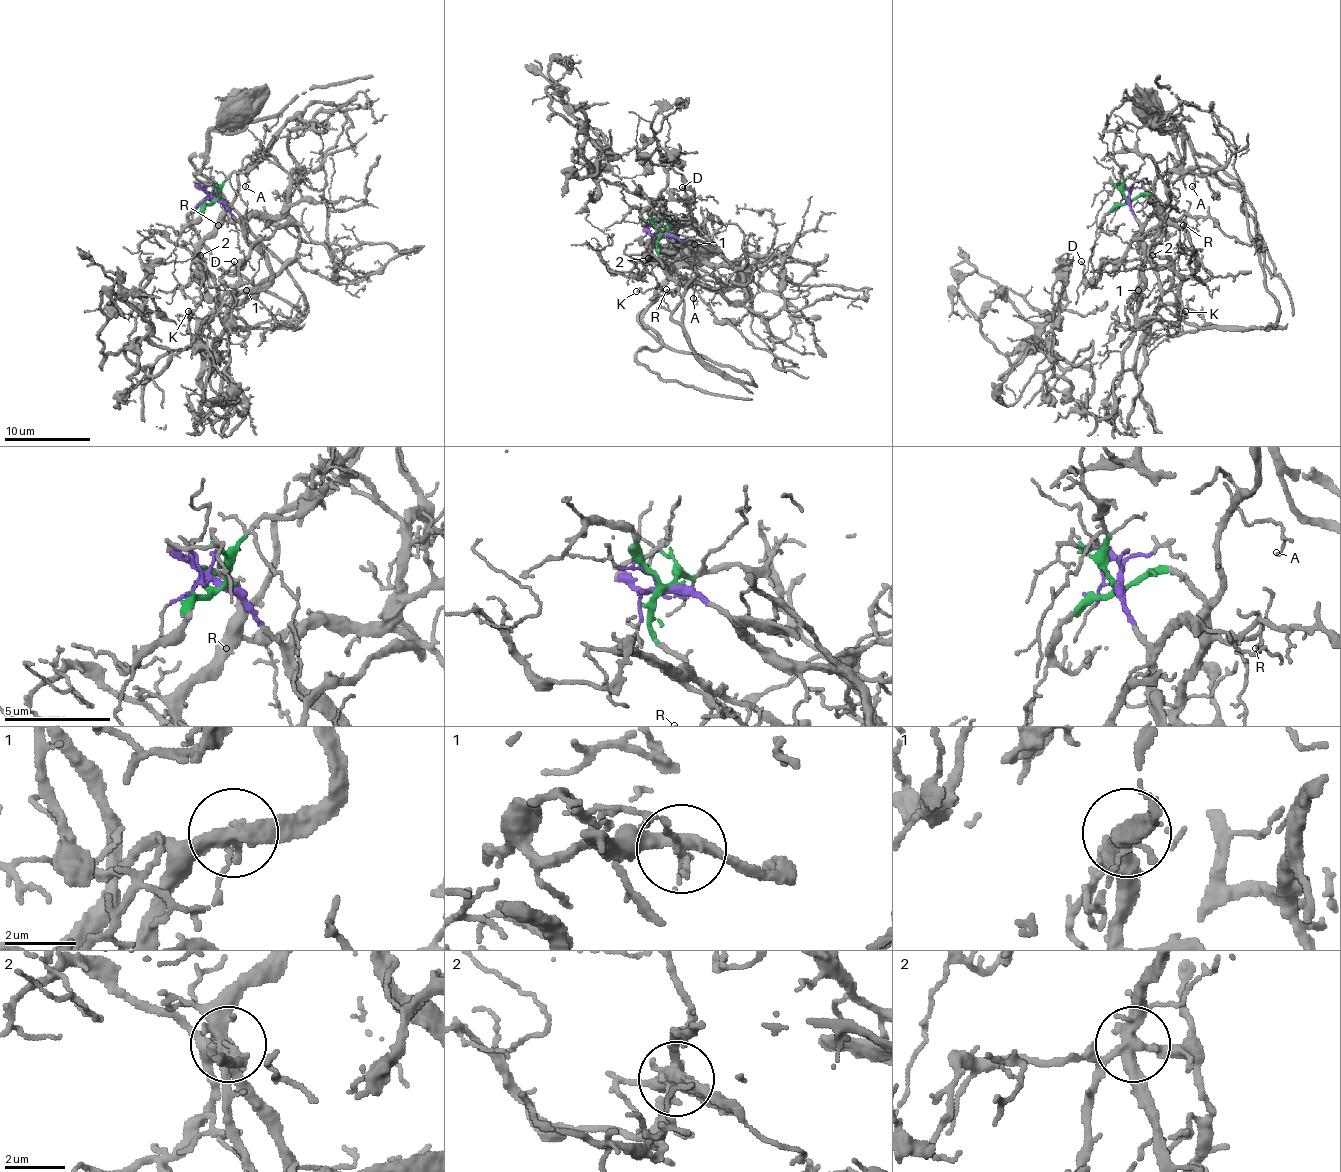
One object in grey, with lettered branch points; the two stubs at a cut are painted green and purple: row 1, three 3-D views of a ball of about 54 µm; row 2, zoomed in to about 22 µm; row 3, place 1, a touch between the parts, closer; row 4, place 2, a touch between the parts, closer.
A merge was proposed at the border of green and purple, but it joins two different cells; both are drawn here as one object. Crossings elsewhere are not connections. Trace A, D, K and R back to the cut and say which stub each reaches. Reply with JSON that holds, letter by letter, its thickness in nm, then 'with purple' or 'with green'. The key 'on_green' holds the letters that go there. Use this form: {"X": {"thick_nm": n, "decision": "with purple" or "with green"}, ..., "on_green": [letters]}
{"A": {"thick_nm": 120, "decision": "with green"}, "D": {"thick_nm": 120, "decision": "with purple"}, "K": {"thick_nm": 160, "decision": "with green"}, "R": {"thick_nm": 120, "decision": "with green"}, "on_green": ["A", "K", "R"]}

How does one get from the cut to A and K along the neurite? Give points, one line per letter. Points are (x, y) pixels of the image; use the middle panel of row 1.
A: (663, 234), (657, 251), (674, 270), (693, 281), (695, 300), (693, 298)
K: (663, 234), (657, 251), (670, 268), (648, 258), (663, 266), (676, 285), (665, 292), (650, 288), (635, 292)

